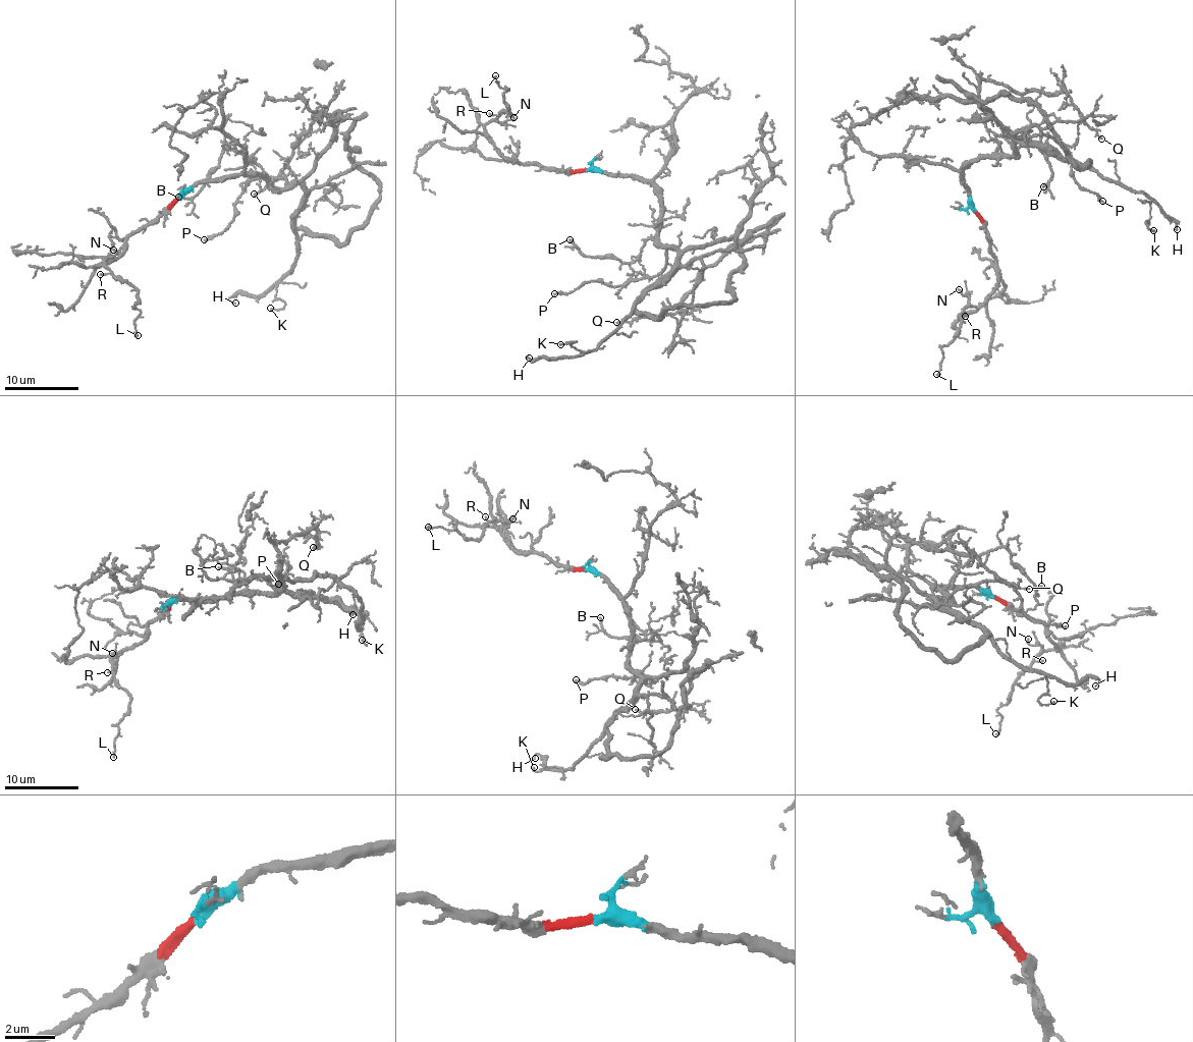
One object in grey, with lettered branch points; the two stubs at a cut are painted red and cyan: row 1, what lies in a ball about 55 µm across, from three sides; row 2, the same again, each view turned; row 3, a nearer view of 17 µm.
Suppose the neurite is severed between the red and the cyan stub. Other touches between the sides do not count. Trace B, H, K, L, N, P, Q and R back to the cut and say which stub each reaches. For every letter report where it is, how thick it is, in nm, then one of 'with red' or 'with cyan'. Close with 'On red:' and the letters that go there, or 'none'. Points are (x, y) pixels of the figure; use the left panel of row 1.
B: (178, 197) | 150 nm | with cyan
H: (235, 303) | 110 nm | with cyan
K: (270, 308) | 130 nm | with cyan
L: (138, 335) | 160 nm | with red
N: (113, 250) | 120 nm | with red
P: (204, 239) | 110 nm | with cyan
Q: (254, 194) | 110 nm | with cyan
R: (100, 274) | 120 nm | with red
On red: L, N, R

